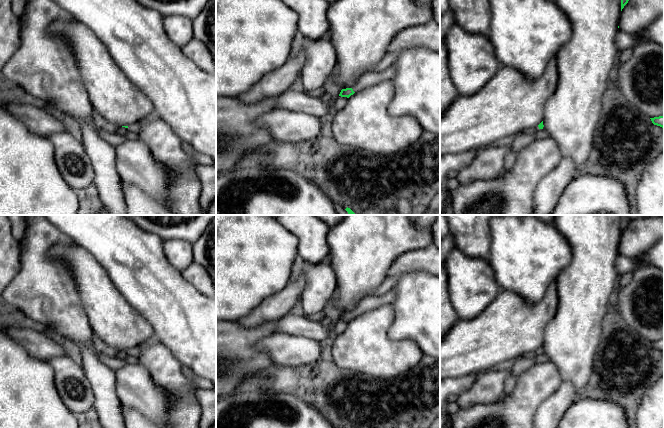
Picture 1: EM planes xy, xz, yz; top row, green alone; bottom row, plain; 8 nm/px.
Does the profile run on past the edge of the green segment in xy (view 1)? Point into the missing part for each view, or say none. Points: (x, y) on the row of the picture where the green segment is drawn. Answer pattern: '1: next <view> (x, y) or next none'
1: next xy (135, 127)

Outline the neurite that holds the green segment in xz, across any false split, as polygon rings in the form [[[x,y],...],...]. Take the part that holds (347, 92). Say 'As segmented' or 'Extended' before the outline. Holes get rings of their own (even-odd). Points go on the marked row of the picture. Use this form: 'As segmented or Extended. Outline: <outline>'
Extended. Outline: [[[391,65],[383,71],[366,73],[353,88],[342,89],[339,96],[349,98],[355,92],[376,85],[386,80],[392,80],[395,76],[395,67]]]

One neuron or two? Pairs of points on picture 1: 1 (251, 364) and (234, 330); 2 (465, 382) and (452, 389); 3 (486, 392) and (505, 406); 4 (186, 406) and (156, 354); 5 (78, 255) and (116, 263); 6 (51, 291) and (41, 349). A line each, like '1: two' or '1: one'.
1: one
2: one
3: two
4: one
5: two
6: two

